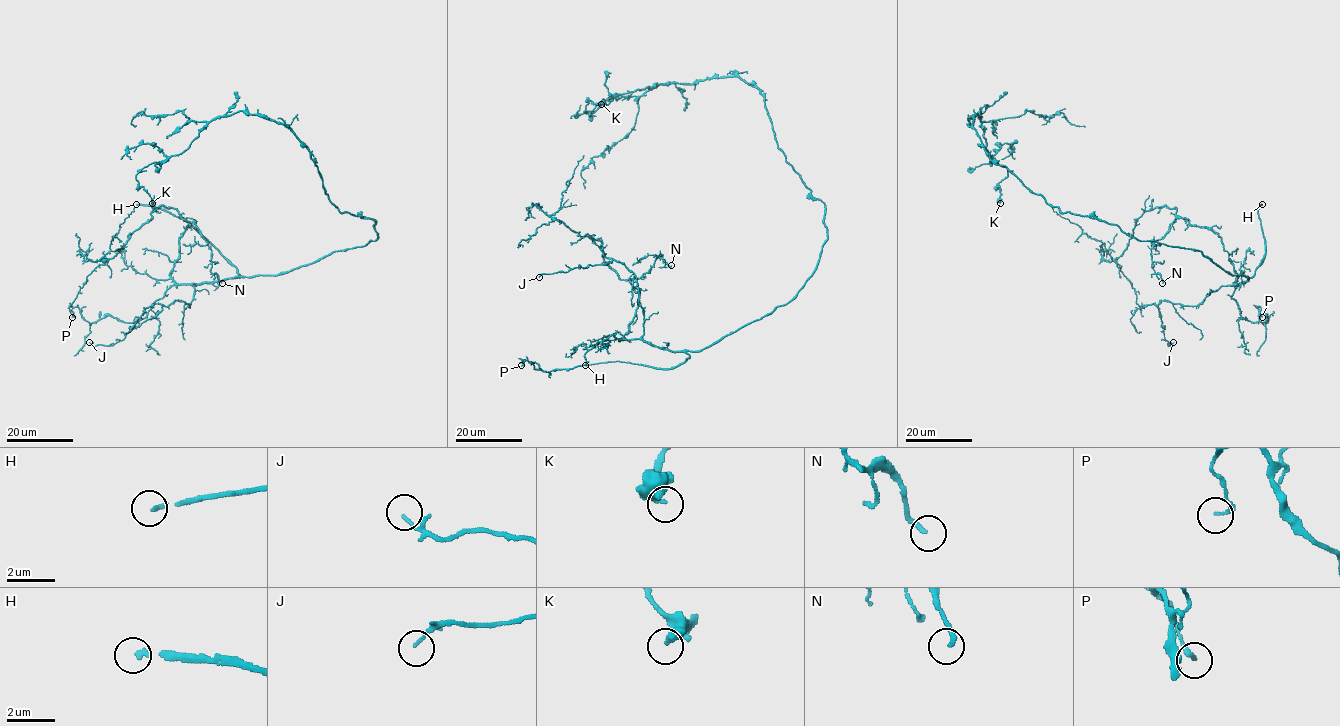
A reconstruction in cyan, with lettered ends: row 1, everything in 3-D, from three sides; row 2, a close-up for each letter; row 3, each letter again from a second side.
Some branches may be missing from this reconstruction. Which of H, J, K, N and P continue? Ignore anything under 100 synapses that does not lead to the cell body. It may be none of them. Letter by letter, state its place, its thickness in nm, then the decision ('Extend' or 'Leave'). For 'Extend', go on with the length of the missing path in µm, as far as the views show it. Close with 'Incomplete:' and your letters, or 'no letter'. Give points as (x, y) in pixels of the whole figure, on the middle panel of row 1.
H: Place: (585, 365). Thickness 160 nm. Extend. Missing length about 30 µm
J: Place: (539, 277). Thickness 110 nm. Leave
K: Place: (601, 104). Thickness 320 nm. Leave
N: Place: (671, 265). Thickness 200 nm. Leave
P: Place: (521, 365). Thickness 170 nm. Leave
Incomplete: H

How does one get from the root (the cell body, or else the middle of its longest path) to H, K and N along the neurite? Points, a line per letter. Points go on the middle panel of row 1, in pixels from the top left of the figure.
H: (797, 293), (787, 303), (708, 346), (687, 351), (690, 356), (671, 368), (655, 369), (621, 361), (585, 365)
K: (797, 293), (827, 238), (824, 205), (785, 160), (755, 86), (736, 76), (660, 83), (601, 104)
N: (797, 293), (700, 350), (620, 340), (637, 306), (630, 281), (660, 255), (671, 265)

